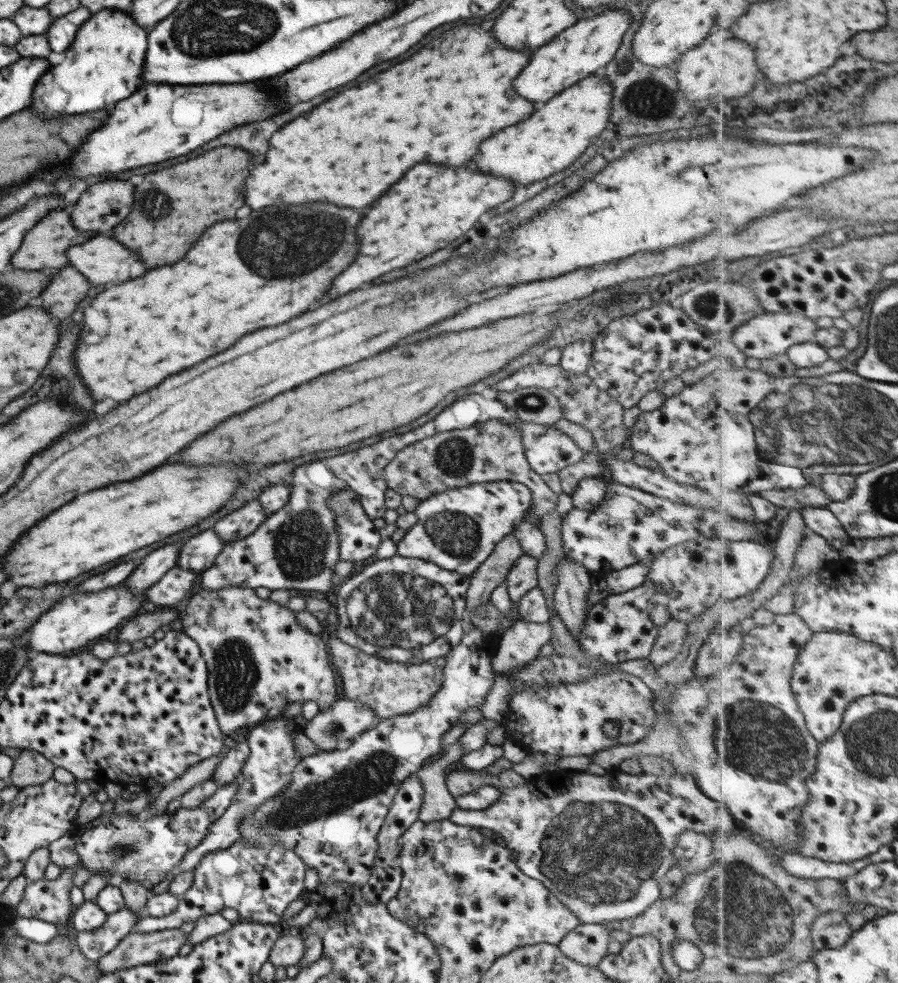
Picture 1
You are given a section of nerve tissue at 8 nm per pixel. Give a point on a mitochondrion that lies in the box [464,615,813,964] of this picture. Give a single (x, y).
(601, 852)

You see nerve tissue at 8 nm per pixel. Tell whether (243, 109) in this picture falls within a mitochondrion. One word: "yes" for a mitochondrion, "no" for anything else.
no

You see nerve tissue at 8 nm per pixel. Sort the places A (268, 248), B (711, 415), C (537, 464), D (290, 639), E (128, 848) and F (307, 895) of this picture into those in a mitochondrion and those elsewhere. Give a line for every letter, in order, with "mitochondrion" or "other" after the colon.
A: mitochondrion
B: other
C: other
D: other
E: mitochondrion
F: other

